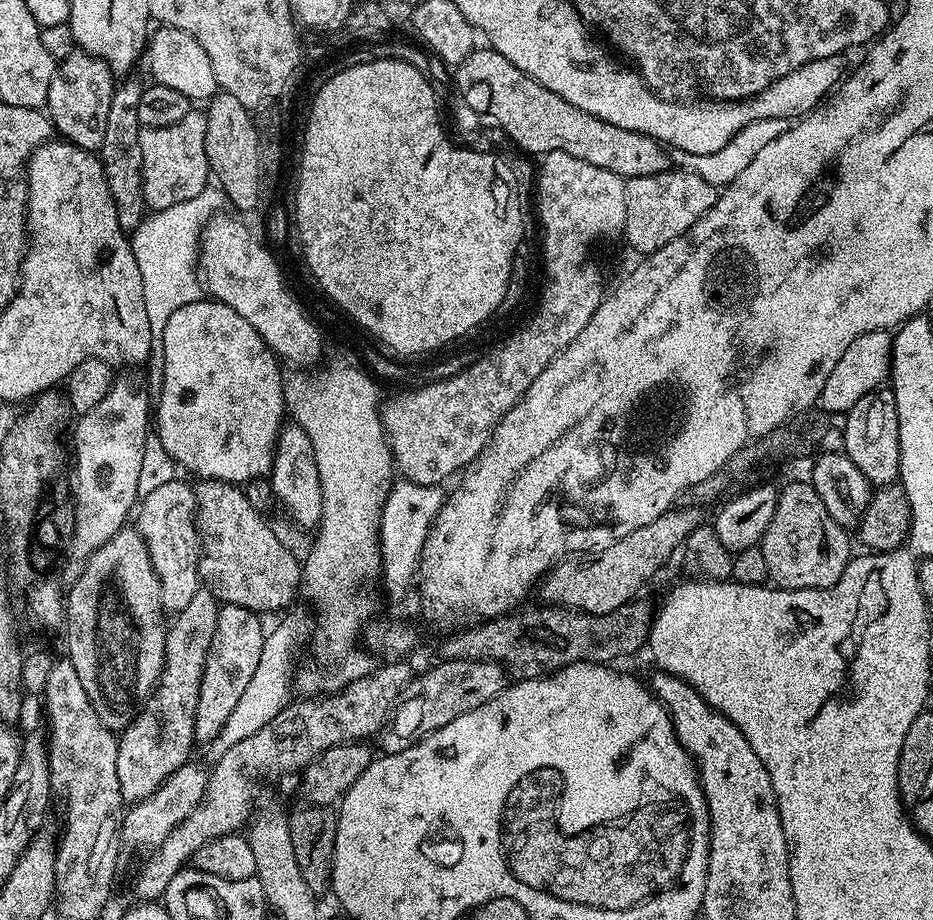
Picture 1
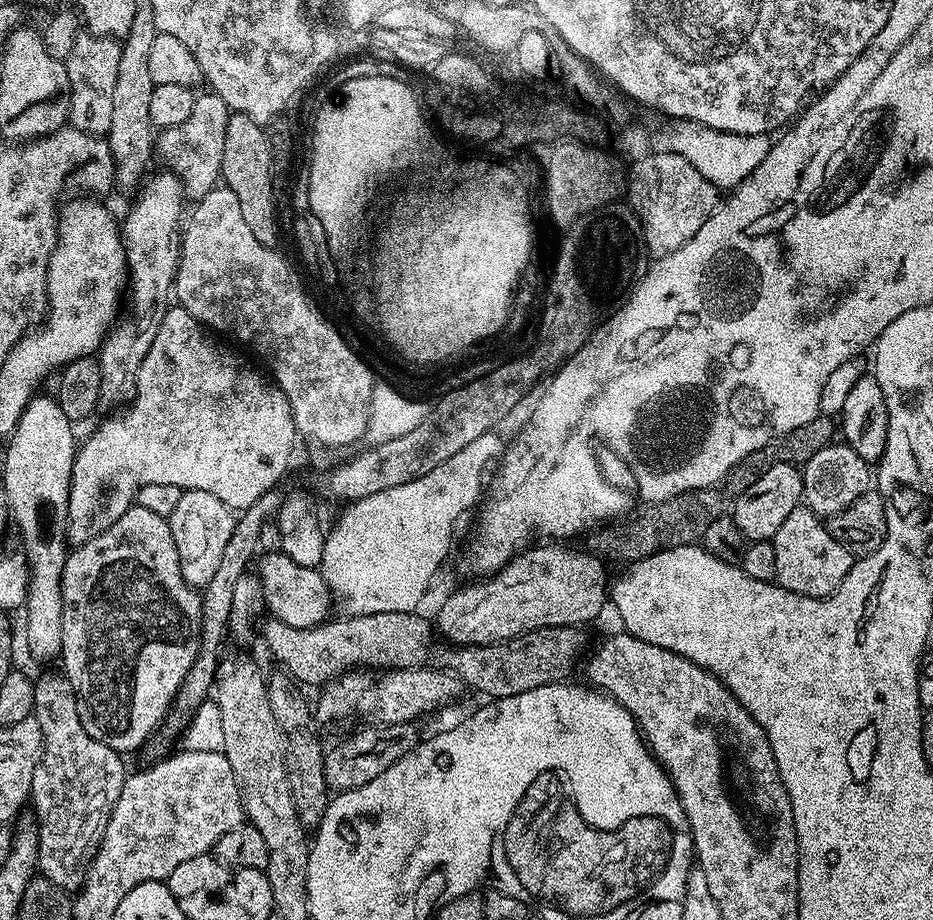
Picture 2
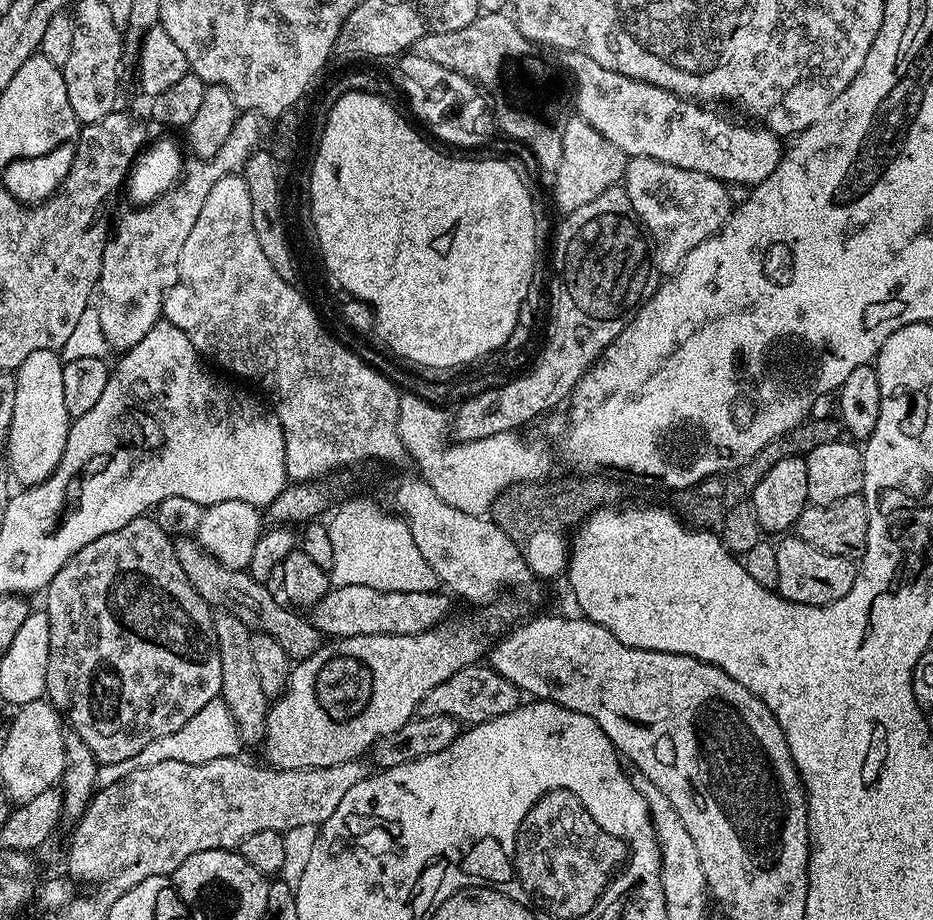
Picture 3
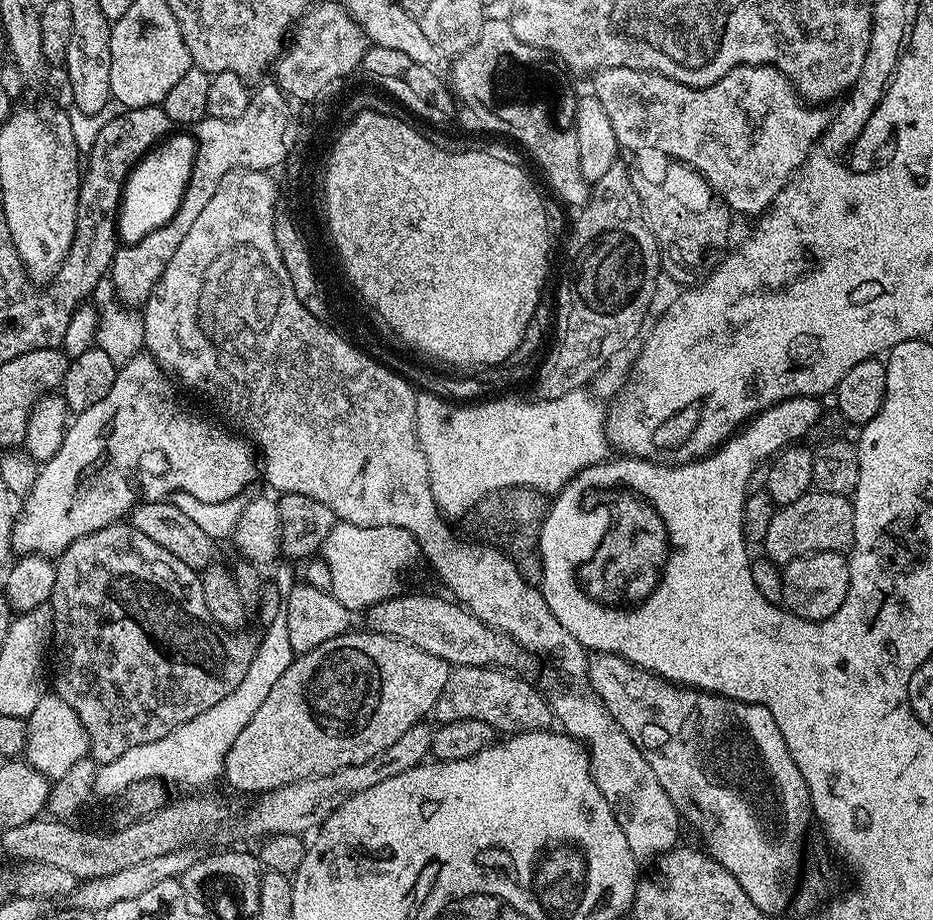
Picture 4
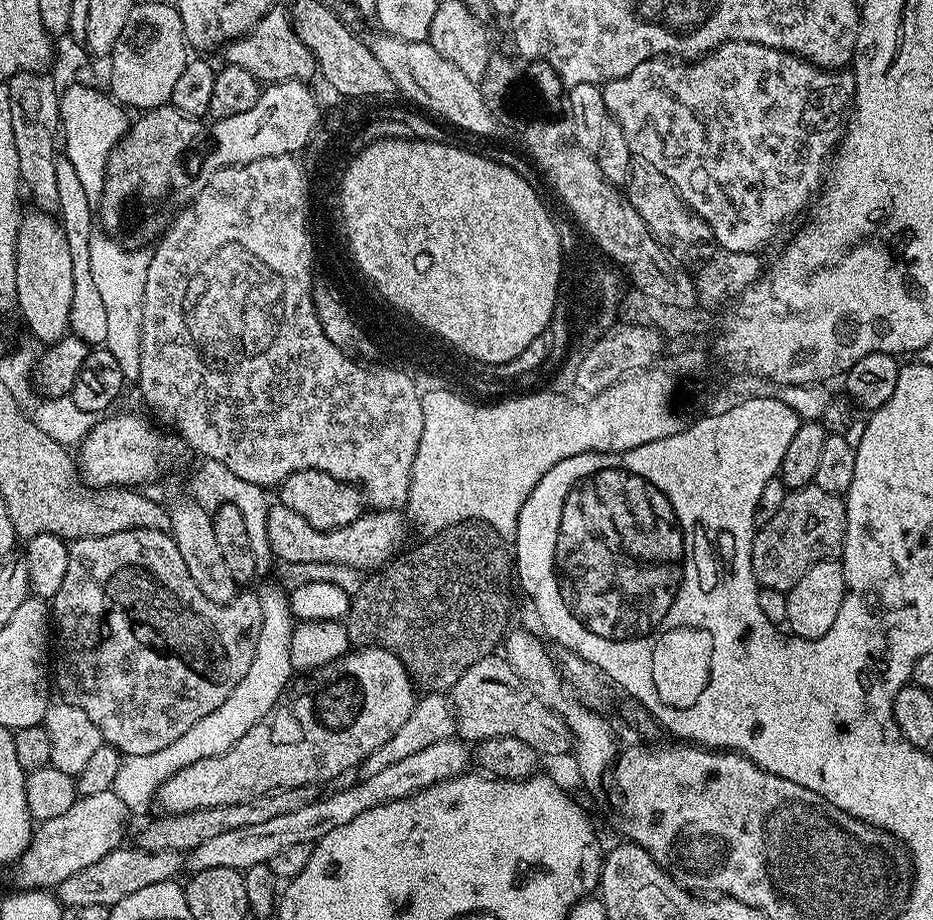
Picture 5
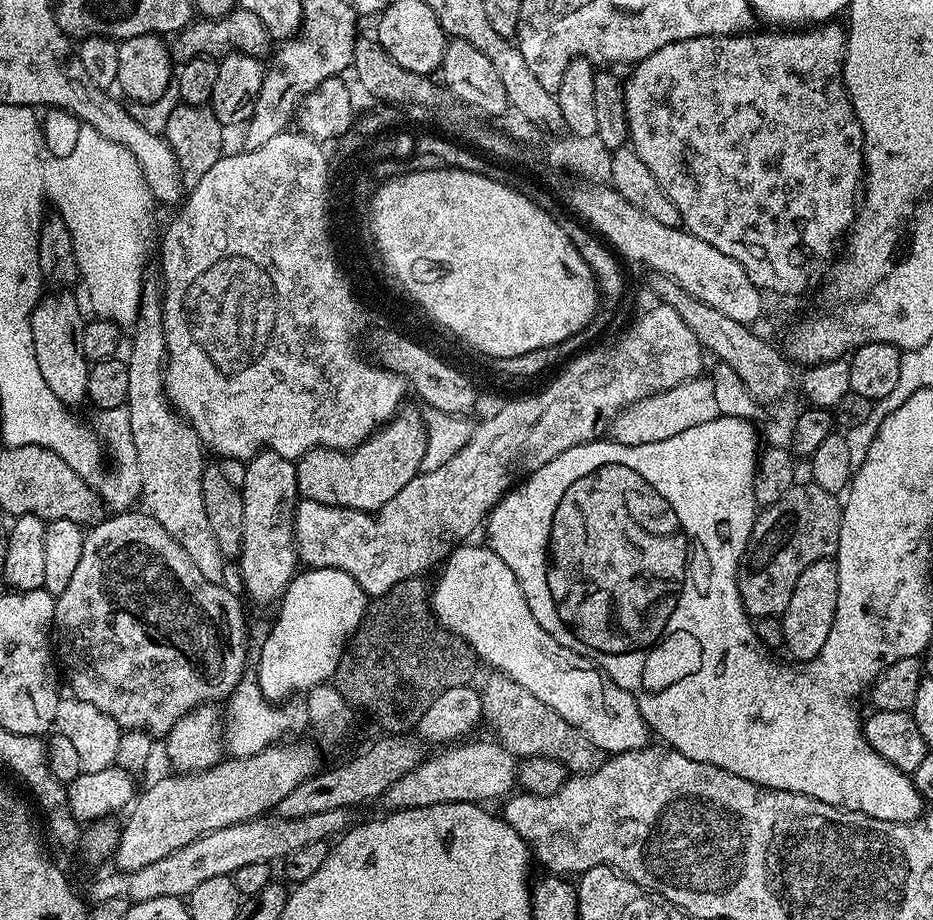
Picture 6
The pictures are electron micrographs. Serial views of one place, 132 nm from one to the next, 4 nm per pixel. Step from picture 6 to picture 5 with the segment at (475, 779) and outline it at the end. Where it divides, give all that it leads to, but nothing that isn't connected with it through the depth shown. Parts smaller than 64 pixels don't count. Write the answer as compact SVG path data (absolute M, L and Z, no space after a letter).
M459 738L434 742L434 746L426 746L426 750L418 750L418 754L410 754L410 758L402 758L402 762L394 762L394 766L386 766L379 774L366 776L357 779L357 784L352 784L349 788L344 788L341 792L332 792L328 797L318 798L310 802L310 806L302 806L299 810L294 810L294 814L281 814L279 818L273 818L267 822L262 822L259 826L241 826L238 830L230 830L226 834L217 834L207 842L202 842L202 846L193 848L186 856L186 868L189 873L195 874L202 870L214 870L215 868L238 868L245 869L250 866L266 864L274 854L286 850L286 846L295 846L297 842L315 844L317 840L326 838L330 830L338 830L338 826L346 826L346 822L354 822L358 814L366 814L366 810L374 810L374 806L382 806L386 802L401 800L407 796L414 795L415 792L422 792L443 780L450 780L455 776L465 775L469 771L470 748L465 741Z

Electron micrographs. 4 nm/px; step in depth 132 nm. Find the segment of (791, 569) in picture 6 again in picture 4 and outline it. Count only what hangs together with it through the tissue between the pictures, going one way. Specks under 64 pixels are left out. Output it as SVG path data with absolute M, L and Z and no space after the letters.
M809 490L795 502L777 507L774 518L770 522L770 530L766 530L762 551L767 559L774 561L777 566L783 566L813 552L844 554L855 542L854 510L851 499L842 494Z

